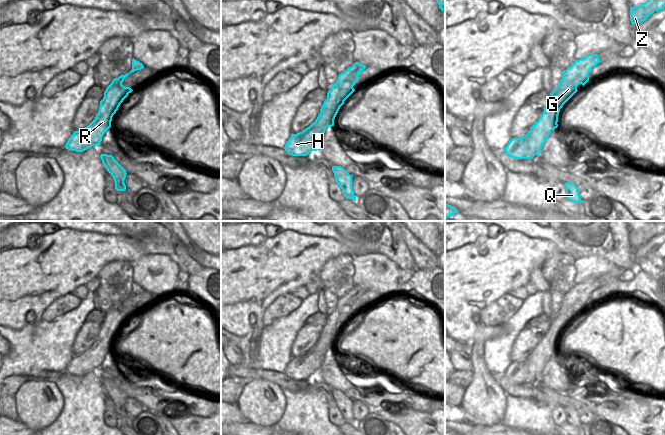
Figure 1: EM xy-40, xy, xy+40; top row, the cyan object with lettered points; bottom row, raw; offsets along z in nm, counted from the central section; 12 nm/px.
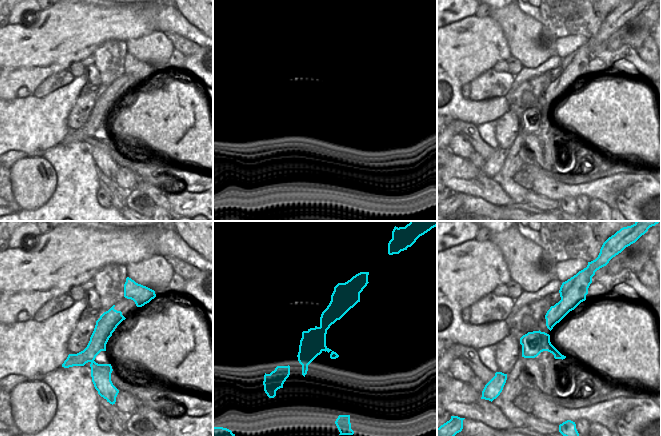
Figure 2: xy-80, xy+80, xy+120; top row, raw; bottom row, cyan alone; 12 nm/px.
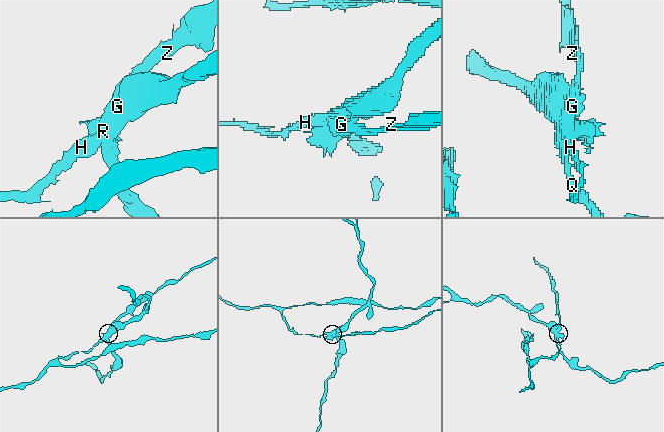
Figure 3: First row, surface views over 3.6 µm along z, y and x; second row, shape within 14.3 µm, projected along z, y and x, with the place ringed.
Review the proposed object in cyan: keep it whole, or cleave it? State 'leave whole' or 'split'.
split

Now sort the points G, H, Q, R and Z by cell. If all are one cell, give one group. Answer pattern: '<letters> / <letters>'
G H R Z / Q

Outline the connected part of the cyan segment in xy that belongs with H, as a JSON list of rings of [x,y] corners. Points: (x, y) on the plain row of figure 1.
[[[355,286],[346,295],[339,298],[336,307],[327,317],[320,337],[309,351],[302,356],[292,358],[284,373],[292,380],[307,380],[311,375],[319,374],[327,351],[334,350],[334,343],[344,328],[344,325],[355,315],[353,310],[358,305],[358,299],[366,292]]]

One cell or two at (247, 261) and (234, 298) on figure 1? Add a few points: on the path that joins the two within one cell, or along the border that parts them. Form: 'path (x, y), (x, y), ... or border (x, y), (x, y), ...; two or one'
path (247, 270), (247, 275), (234, 289); one

